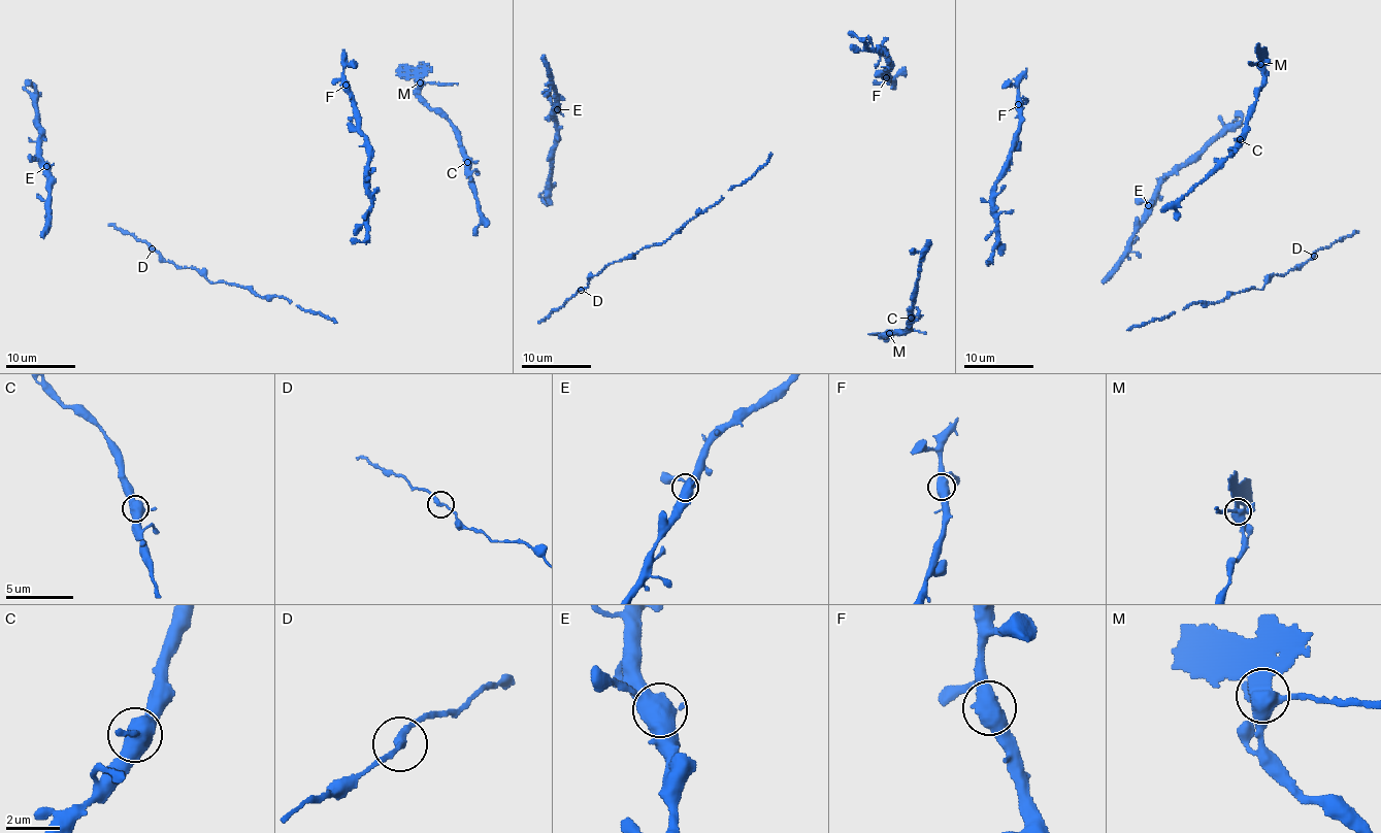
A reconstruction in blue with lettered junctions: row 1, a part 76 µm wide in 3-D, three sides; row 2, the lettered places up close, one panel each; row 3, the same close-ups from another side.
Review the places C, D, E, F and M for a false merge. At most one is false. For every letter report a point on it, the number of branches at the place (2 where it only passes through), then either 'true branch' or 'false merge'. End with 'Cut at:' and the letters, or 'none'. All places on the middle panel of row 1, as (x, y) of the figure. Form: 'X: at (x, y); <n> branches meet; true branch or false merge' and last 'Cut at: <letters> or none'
C: at (911, 318); 3 branches meet; true branch
D: at (581, 290); 2 branches meet; true branch
E: at (557, 109); 4 branches meet; true branch
F: at (886, 77); 3 branches meet; true branch
M: at (889, 333); 4 branches meet; false merge
Cut at: M

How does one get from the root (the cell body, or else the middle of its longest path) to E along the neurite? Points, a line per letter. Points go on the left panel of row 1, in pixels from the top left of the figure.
E: (51, 226), (51, 184), (46, 166)

